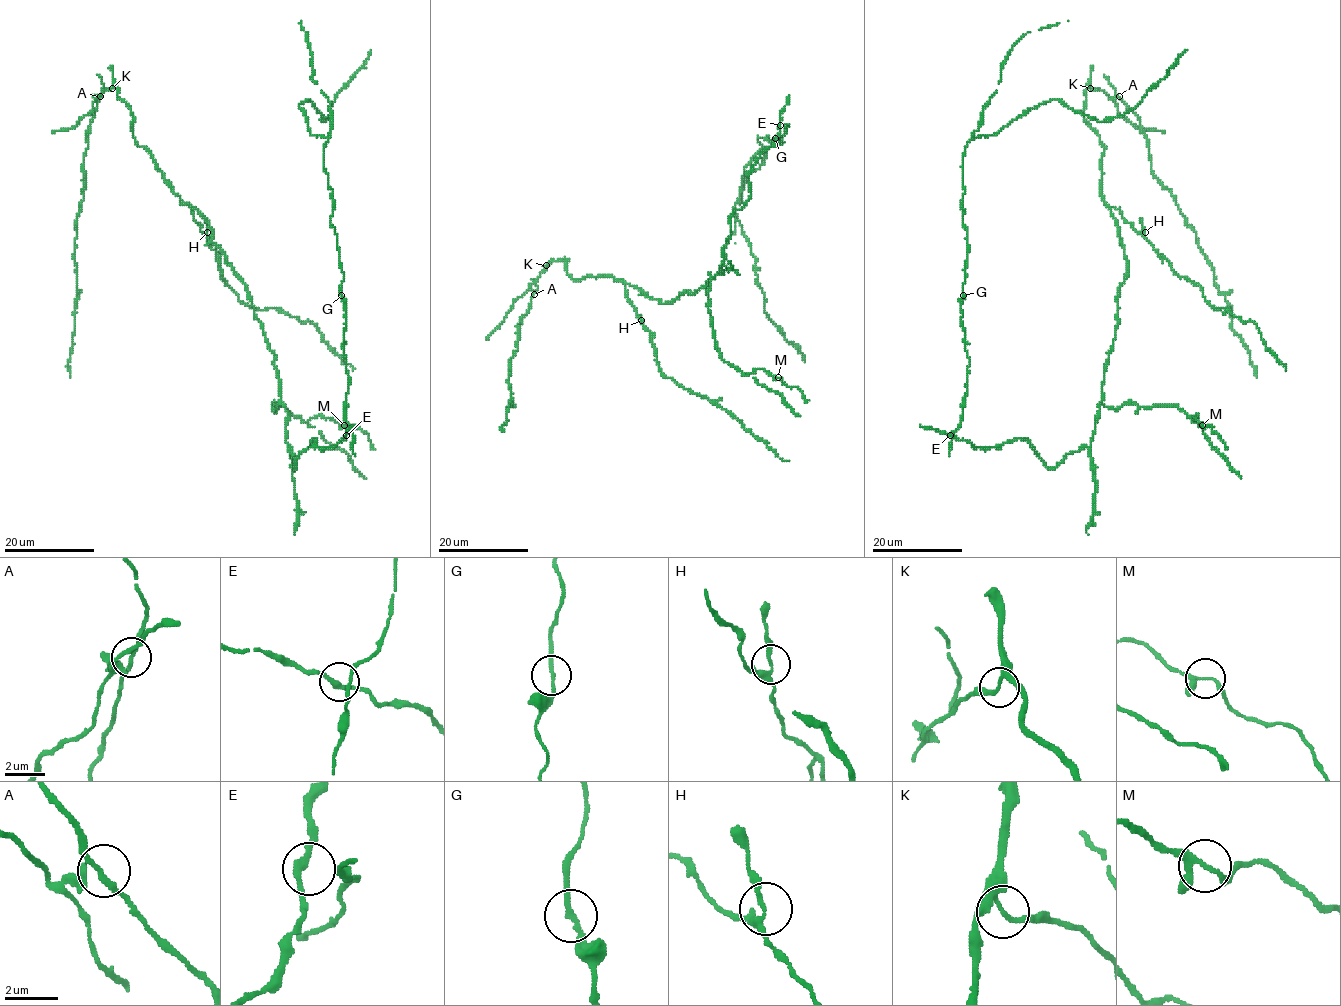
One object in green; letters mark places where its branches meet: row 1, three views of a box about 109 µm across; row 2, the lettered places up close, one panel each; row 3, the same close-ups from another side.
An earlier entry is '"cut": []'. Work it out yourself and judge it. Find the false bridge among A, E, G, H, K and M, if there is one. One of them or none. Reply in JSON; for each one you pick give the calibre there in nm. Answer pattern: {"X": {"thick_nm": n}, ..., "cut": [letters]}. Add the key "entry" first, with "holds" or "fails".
{"entry": "holds", "cut": []}

